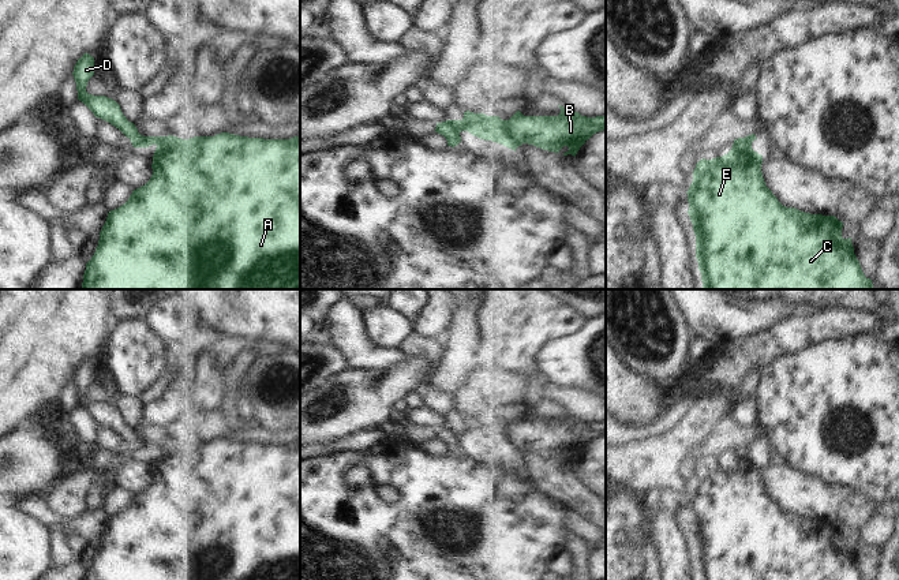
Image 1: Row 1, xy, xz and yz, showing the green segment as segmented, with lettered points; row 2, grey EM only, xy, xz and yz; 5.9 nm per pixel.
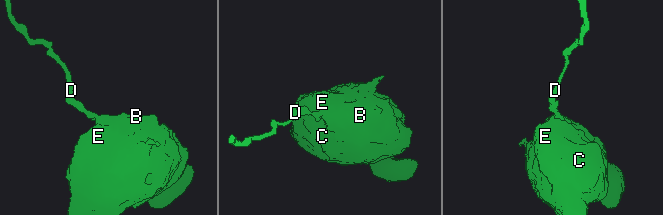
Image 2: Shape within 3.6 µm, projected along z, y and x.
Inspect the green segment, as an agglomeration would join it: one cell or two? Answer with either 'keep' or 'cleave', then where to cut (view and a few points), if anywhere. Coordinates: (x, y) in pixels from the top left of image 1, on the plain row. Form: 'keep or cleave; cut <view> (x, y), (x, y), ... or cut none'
cleave; cut xz (461, 426), (468, 436)

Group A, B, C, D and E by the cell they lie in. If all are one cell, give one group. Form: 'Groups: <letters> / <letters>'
Groups: A B C E / D

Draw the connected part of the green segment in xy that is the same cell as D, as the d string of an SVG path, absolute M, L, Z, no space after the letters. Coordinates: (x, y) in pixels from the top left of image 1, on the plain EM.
M83 359L74 373L74 385L78 396L78 405L82 407L95 423L100 423L119 434L134 453L149 453L157 450L161 442L143 442L134 429L123 420L120 411L105 401L93 401L86 397L89 385L94 381L94 363Z

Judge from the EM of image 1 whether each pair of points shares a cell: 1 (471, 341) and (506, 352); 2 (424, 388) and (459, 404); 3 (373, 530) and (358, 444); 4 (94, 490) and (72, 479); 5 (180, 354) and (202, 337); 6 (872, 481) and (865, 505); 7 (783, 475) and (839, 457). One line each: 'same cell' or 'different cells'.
1: different cells
2: same cell
3: different cells
4: different cells
5: same cell
6: different cells
7: different cells

